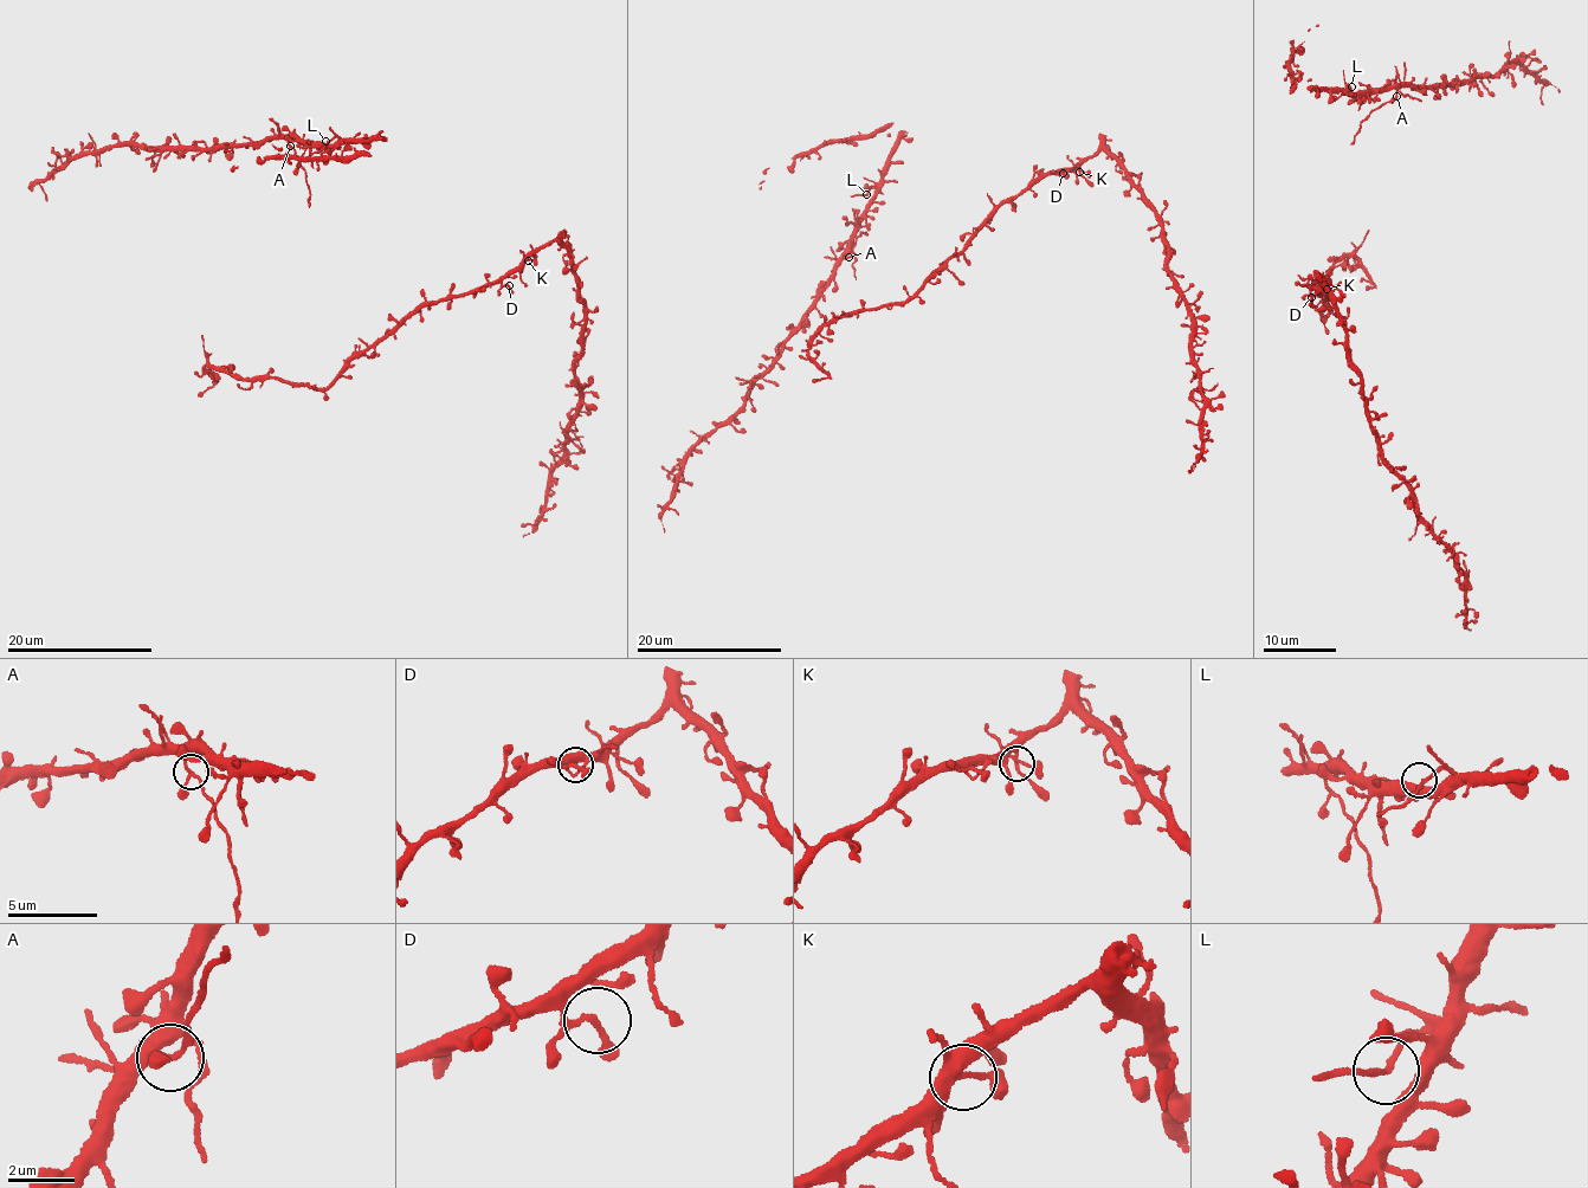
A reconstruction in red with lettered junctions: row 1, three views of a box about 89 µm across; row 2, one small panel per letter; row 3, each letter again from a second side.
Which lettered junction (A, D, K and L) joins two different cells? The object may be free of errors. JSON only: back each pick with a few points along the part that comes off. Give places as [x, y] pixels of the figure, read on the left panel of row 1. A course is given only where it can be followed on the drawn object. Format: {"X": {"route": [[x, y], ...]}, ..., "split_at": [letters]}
{"A": {"route": [[290, 146], [305, 172], [309, 207]]}, "split_at": ["A"]}

